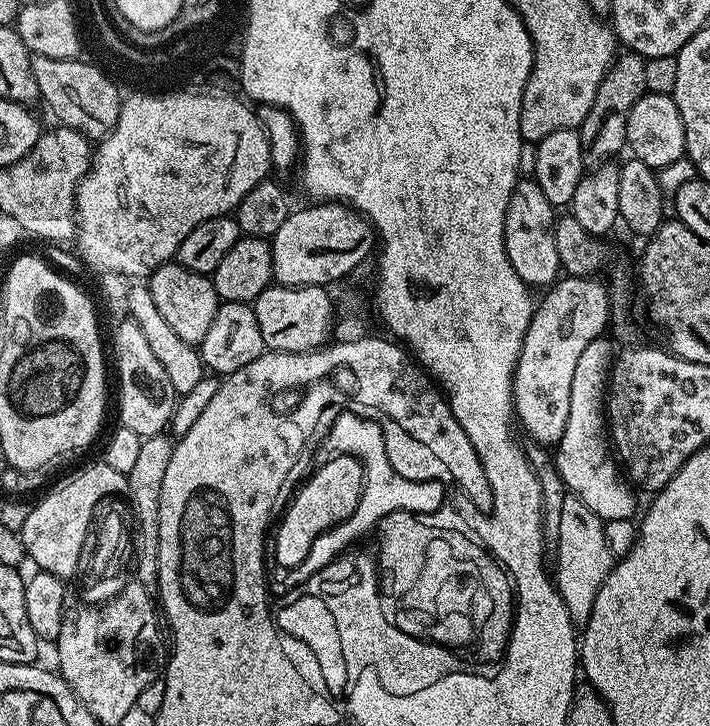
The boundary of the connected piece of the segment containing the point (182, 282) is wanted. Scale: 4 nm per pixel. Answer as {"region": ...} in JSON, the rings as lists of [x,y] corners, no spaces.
{"region":[[[169,262],[150,273],[146,287],[154,298],[154,306],[158,306],[158,314],[166,318],[168,325],[174,329],[174,334],[178,334],[182,342],[199,346],[202,338],[206,338],[206,330],[210,330],[210,322],[214,322],[214,314],[222,303],[211,279],[203,272],[191,272],[178,262]]]}

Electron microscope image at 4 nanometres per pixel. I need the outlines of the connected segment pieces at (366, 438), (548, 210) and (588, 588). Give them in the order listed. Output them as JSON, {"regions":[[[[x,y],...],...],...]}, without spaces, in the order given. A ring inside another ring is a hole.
{"regions":[[[[340,410],[340,413],[332,420],[324,441],[320,444],[321,461],[329,460],[332,456],[352,455],[361,462],[366,477],[364,489],[357,508],[349,519],[341,524],[336,524],[322,535],[315,538],[310,547],[310,554],[306,560],[287,569],[283,573],[284,584],[288,588],[296,588],[307,585],[308,579],[319,569],[336,559],[337,556],[346,552],[353,544],[353,540],[368,533],[393,512],[406,512],[409,514],[424,514],[420,512],[436,512],[446,504],[446,484],[440,480],[408,481],[402,478],[387,458],[386,442],[383,441],[382,430],[374,420],[360,417],[354,412]]],[[[521,178],[517,180],[514,194],[510,194],[510,206],[506,206],[504,245],[510,266],[514,266],[518,278],[522,278],[522,282],[526,285],[544,284],[543,286],[551,286],[556,283],[561,275],[558,246],[554,246],[554,228],[557,219],[557,209],[550,202],[550,198],[546,198],[546,194],[542,194],[542,186],[538,186],[535,179]]],[[[568,494],[560,504],[560,517],[556,520],[556,572],[554,583],[562,602],[566,602],[566,610],[570,610],[570,618],[578,626],[588,623],[590,610],[594,606],[594,598],[598,598],[598,590],[602,582],[610,574],[614,557],[603,534],[605,521],[586,502]]]]}

